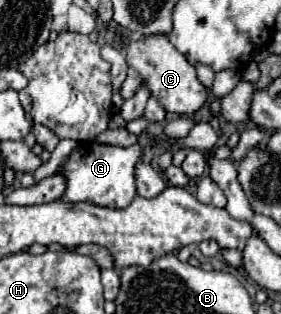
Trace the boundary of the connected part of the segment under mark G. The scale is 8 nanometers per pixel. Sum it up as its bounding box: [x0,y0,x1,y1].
[60,142,142,208]

